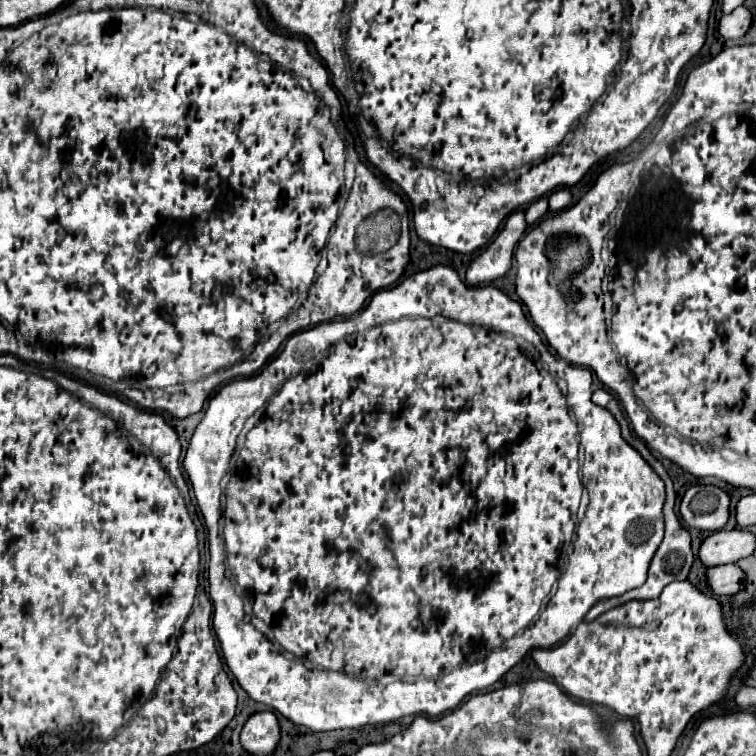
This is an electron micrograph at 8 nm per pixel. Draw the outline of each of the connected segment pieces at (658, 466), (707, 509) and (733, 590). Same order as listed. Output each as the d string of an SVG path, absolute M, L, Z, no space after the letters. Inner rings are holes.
M597 388L597 390L593 392L593 402L595 402L597 406L609 408L609 412L615 414L617 422L621 424L621 434L623 434L623 438L647 460L647 464L649 464L649 466L659 474L659 478L665 482L665 486L667 486L667 500L665 500L665 508L663 508L663 512L665 512L665 538L663 538L663 542L661 542L661 546L659 546L659 550L657 550L657 554L655 554L655 558L653 558L653 562L651 562L647 582L645 582L643 586L635 588L635 590L629 590L629 592L621 594L621 596L613 596L613 598L599 600L599 602L585 614L585 620L587 620L587 622L593 622L599 614L611 610L611 608L617 606L617 604L625 604L625 602L629 602L629 600L649 600L649 598L657 598L657 596L661 594L661 590L663 590L667 584L671 584L671 582L675 582L675 580L685 580L687 574L689 574L689 570L691 570L691 566L693 566L693 560L695 560L693 550L691 550L691 536L689 536L689 532L681 526L681 522L679 522L679 518L677 518L677 514L675 514L675 490L673 490L673 482L671 482L669 474L665 472L663 464L649 452L649 448L645 446L645 442L639 440L639 438L635 438L635 434L629 430L629 424L627 424L623 412L621 412L621 408L619 408L619 402L617 402L617 398L615 398L613 394L609 394L609 392L603 390L603 388Z
M691 486L681 500L681 518L697 530L721 530L729 520L731 498L717 486Z
M725 564L725 566L713 566L707 568L707 580L711 590L721 596L721 594L737 594L745 588L745 572L737 564Z

